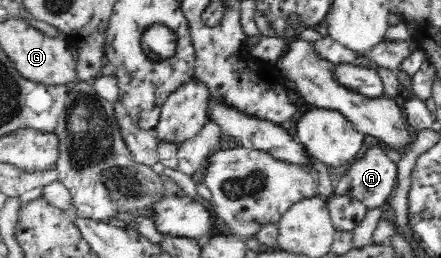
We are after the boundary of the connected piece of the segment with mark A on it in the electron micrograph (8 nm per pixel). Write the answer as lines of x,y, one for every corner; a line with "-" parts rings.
378,141
340,176
333,192
360,200
368,210
387,204
397,184
397,165
387,156
386,145

